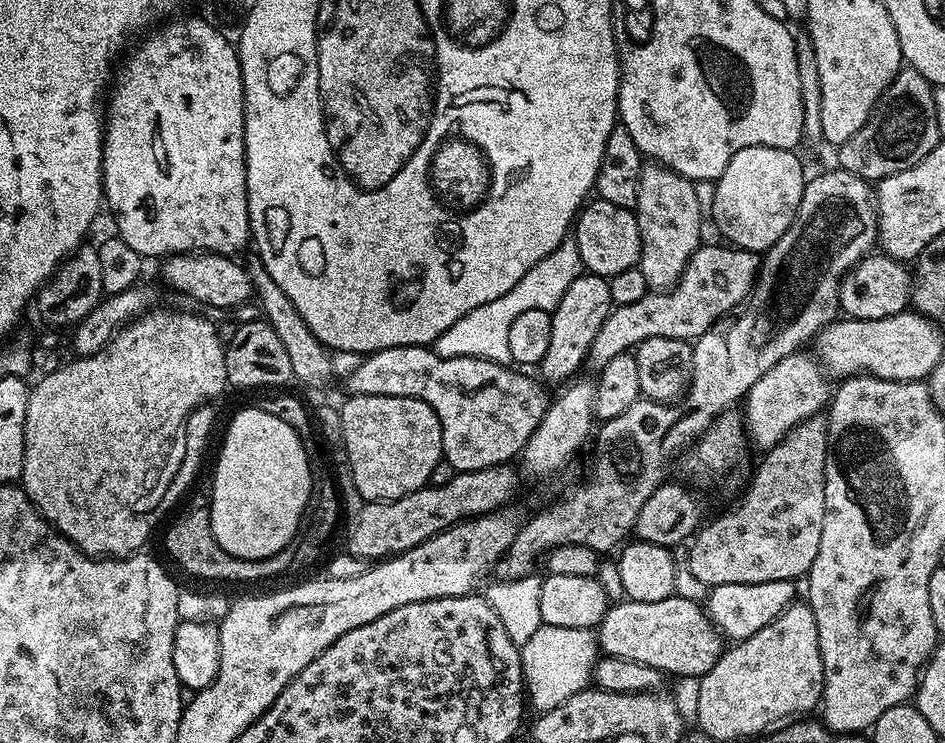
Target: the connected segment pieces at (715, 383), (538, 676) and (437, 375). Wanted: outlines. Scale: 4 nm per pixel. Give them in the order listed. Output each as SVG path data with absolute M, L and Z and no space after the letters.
M841 168L811 177L805 183L794 222L786 234L763 253L748 297L721 320L715 320L693 343L690 381L700 384L700 392L704 392L708 400L712 400L712 396L724 396L732 407L739 403L771 366L799 351L825 325L837 319L841 311L840 284L844 275L861 258L869 255L877 242L875 193L869 181Z
M543 623L538 630L534 630L525 644L520 645L520 661L524 671L524 687L526 700L529 705L536 707L537 713L554 710L554 706L562 706L570 694L578 694L582 689L592 684L592 670L598 659L598 636L591 628L578 626L550 626Z
M408 344L403 348L402 346L394 346L393 348L383 348L382 350L378 350L377 352L370 352L367 353L361 359L360 364L358 367L351 369L347 373L348 375L348 392L351 393L353 396L393 396L394 398L418 398L422 402L426 402L432 409L434 410L434 414L438 414L438 422L442 426L442 450L444 451L443 459L446 459L450 462L450 466L454 466L454 470L457 472L473 472L474 470L486 470L487 468L493 468L494 466L498 466L499 464L508 464L512 462L512 459L519 457L521 453L524 451L524 447L526 446L526 442L530 438L530 434L534 434L534 430L538 426L538 422L542 422L542 418L546 414L546 410L548 409L548 405L550 403L550 396L547 396L544 391L546 391L545 385L541 383L539 379L535 375L527 376L529 374L527 371L524 370L517 370L515 367L509 366L508 364L499 364L498 362L494 362L493 360L483 360L482 358L442 358L435 352L431 347L428 346L421 346L419 344Z

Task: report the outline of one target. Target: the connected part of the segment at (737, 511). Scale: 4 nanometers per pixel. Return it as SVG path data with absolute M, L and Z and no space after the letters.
M823 415L812 416L809 420L804 420L801 424L795 424L782 438L782 442L775 444L773 448L767 449L763 453L764 461L756 468L756 473L752 476L752 481L748 484L748 489L744 492L744 497L733 506L729 512L721 514L717 520L712 520L708 525L705 523L691 537L688 548L688 572L700 584L715 586L718 584L753 584L754 582L782 582L791 580L793 582L807 577L810 566L814 566L814 558L818 555L818 542L822 542L822 522L826 518L826 482L824 481L824 471L826 470L826 454L828 453L828 421Z

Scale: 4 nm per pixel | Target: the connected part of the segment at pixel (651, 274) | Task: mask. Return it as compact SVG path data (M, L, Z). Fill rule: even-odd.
M648 162L641 167L638 202L635 209L638 234L642 238L639 268L649 289L670 290L686 270L690 258L701 247L700 219L696 184L663 164Z

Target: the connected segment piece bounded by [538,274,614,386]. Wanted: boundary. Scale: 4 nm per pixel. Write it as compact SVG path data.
M582 274L578 278L574 278L574 282L570 282L566 294L562 294L562 302L558 302L556 311L551 313L553 326L550 348L538 365L539 379L545 385L560 383L563 385L577 375L575 372L580 367L582 369L585 367L590 346L594 342L595 336L598 335L598 330L602 330L602 322L606 322L613 307L610 286L605 277Z

